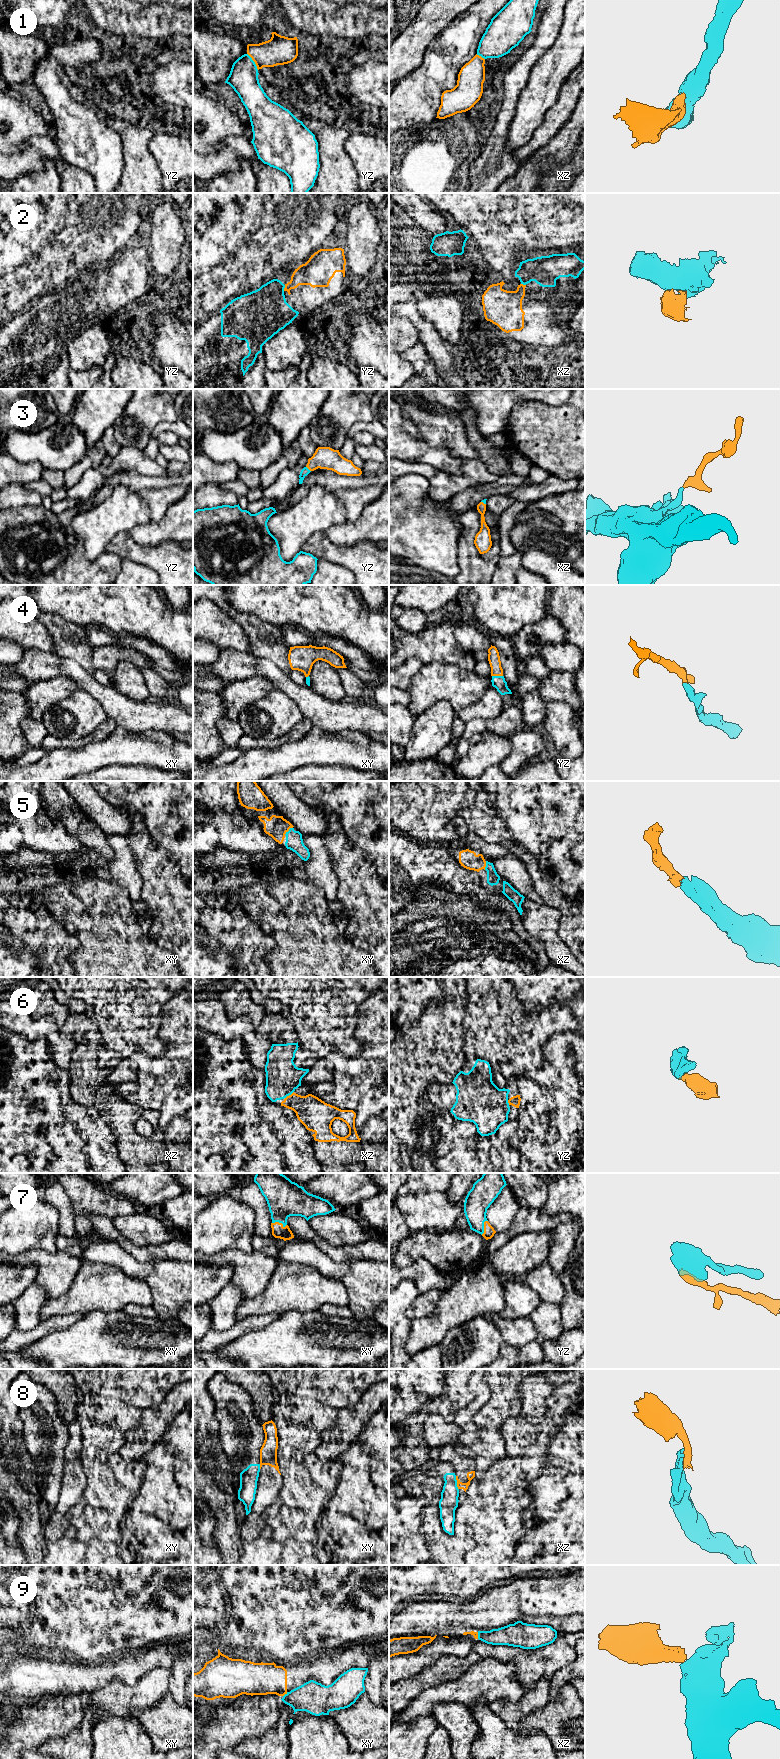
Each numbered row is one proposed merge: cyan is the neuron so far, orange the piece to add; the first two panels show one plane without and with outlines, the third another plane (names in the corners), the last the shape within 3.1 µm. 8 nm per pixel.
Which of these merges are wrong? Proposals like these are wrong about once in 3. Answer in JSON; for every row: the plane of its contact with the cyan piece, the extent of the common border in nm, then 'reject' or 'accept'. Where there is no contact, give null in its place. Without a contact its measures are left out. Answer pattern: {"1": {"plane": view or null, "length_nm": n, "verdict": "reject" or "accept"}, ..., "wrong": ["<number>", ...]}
{"1": {"plane": "yz", "length_nm": 160, "verdict": "reject"}, "2": {"plane": "yz", "length_nm": 50, "verdict": "accept"}, "3": {"plane": "yz", "length_nm": 60, "verdict": "accept"}, "4": {"plane": "yz", "length_nm": 90, "verdict": "accept"}, "5": {"plane": "xy", "length_nm": 90, "verdict": "accept"}, "6": {"plane": "xz", "length_nm": 90, "verdict": "accept"}, "7": {"plane": "xy", "length_nm": 120, "verdict": "accept"}, "8": {"plane": "xz", "length_nm": 110, "verdict": "reject"}, "9": {"plane": "xy", "length_nm": 50, "verdict": "reject"}, "wrong": ["1", "8", "9"]}

